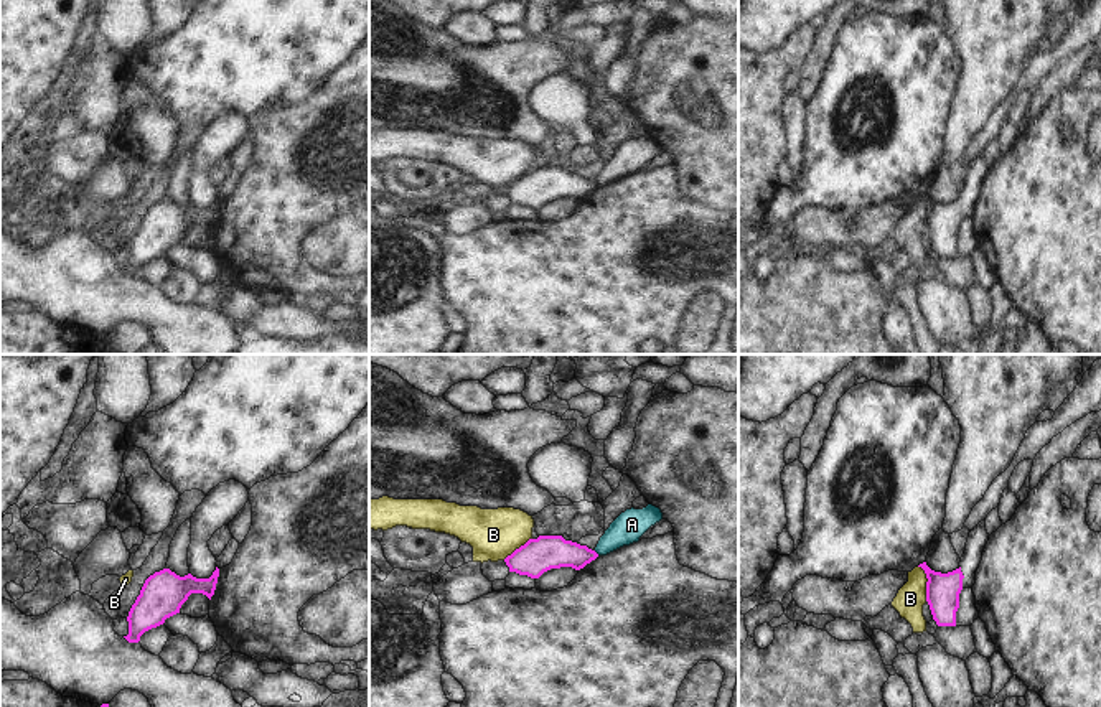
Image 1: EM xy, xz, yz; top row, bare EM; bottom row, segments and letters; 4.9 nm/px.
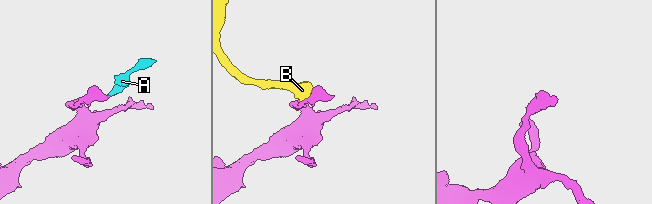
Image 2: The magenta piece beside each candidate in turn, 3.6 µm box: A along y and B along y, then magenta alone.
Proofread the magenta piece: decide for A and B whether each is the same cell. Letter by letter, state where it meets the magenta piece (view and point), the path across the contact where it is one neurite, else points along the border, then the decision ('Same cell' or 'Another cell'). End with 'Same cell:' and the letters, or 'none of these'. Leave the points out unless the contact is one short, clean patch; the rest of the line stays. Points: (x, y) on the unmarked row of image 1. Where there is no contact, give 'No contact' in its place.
A: Touches magenta at xz (595, 183). Boundary: xz (594, 182), (599, 185). Another cell
B: Touches magenta at yz (927, 215). Boundary: yz (918, 196), (927, 210), (927, 231). Another cell
Same cell: none of these

